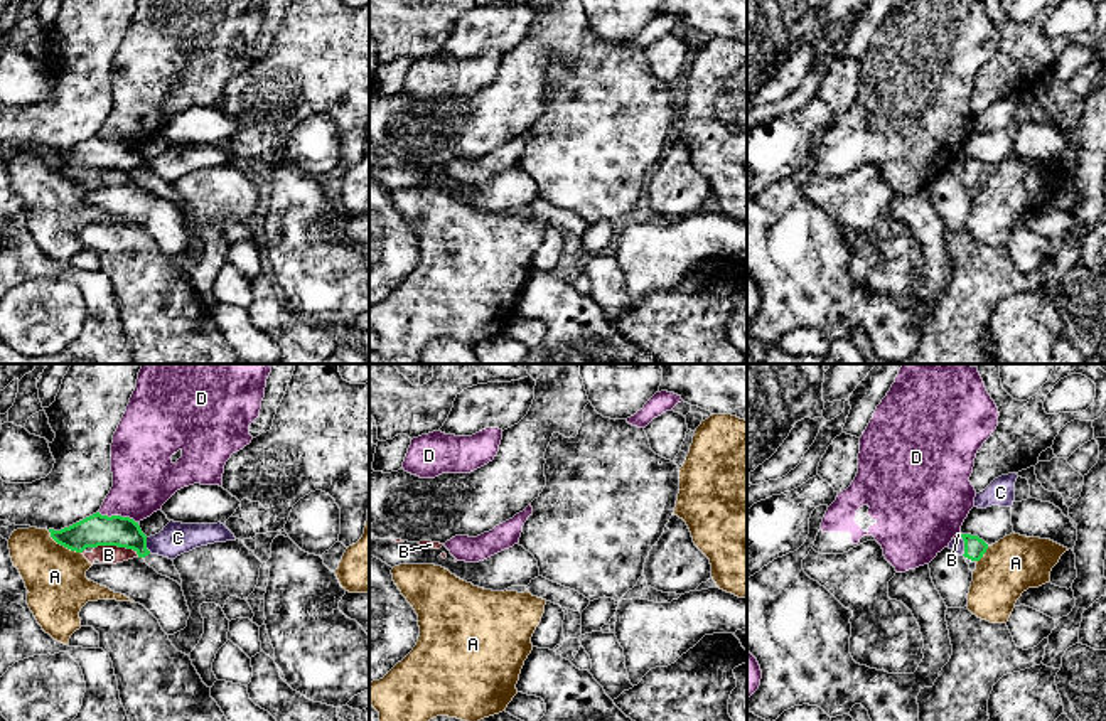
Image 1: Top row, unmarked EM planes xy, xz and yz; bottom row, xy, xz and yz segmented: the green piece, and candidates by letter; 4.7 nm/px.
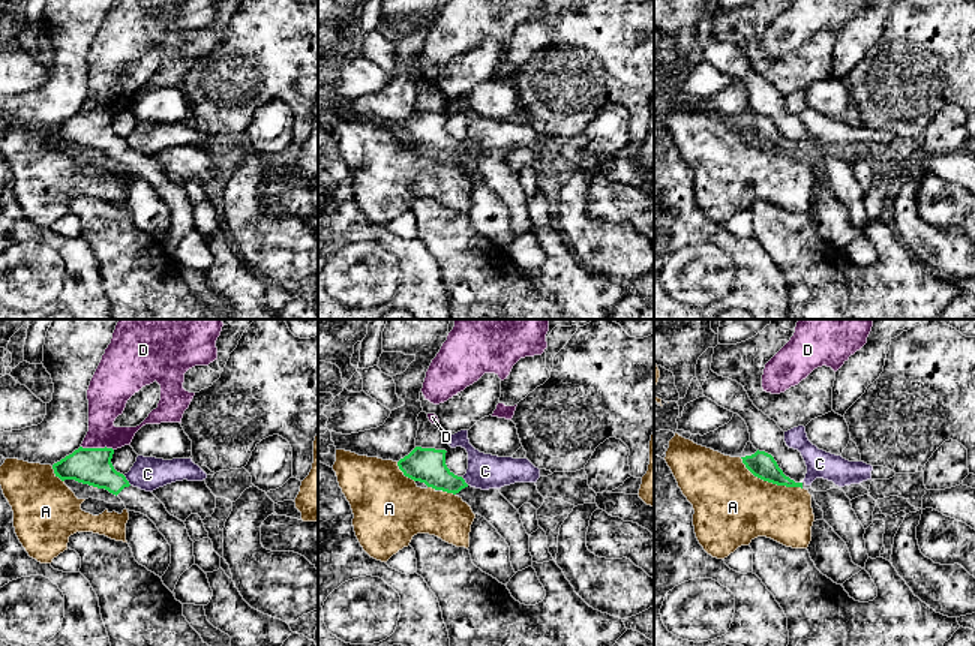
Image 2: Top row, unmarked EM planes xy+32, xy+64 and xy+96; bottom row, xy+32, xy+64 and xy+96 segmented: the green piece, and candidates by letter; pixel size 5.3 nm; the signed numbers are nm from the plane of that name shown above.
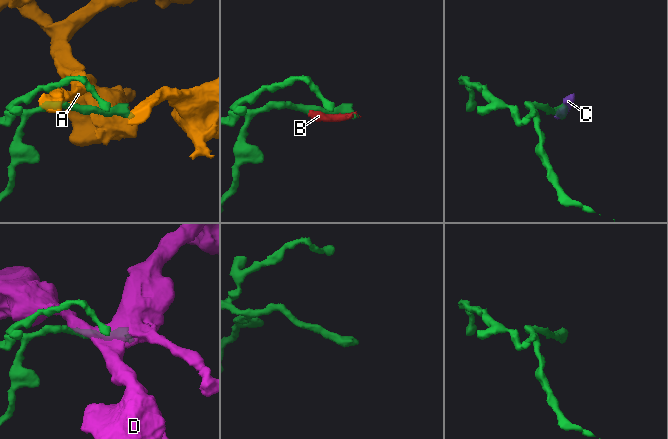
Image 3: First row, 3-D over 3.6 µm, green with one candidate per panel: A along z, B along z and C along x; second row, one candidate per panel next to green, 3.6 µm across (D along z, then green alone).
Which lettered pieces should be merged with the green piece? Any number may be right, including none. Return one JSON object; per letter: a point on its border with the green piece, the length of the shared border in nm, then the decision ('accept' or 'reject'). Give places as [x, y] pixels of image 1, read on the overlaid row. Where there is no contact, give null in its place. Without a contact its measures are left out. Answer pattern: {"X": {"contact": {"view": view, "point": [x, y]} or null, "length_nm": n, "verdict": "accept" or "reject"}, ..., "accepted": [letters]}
{"A": {"contact": {"view": "xy", "point": [64, 546]}, "length_nm": 200, "verdict": "reject"}, "B": {"contact": {"view": "xy", "point": [117, 544]}, "length_nm": 220, "verdict": "reject"}, "C": {"contact": {"view": "yz", "point": [965, 546]}, "length_nm": 100, "verdict": "reject"}, "D": {"contact": {"view": "xy", "point": [118, 516]}, "length_nm": 200, "verdict": "reject"}, "accepted": []}

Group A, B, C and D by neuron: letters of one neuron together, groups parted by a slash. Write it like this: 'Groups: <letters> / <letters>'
Groups: A / B C / D

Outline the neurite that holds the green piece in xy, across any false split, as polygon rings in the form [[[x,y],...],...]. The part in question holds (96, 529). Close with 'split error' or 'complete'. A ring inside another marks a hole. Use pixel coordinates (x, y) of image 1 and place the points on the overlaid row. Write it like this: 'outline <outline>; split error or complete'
outline [[[99,512],[69,526],[61,531],[49,529],[51,537],[76,553],[86,547],[118,546],[133,549],[138,558],[153,568],[158,574],[167,576],[182,585],[180,574],[174,561],[147,549],[147,536],[142,532],[138,522],[121,515],[101,515]]]; split error

